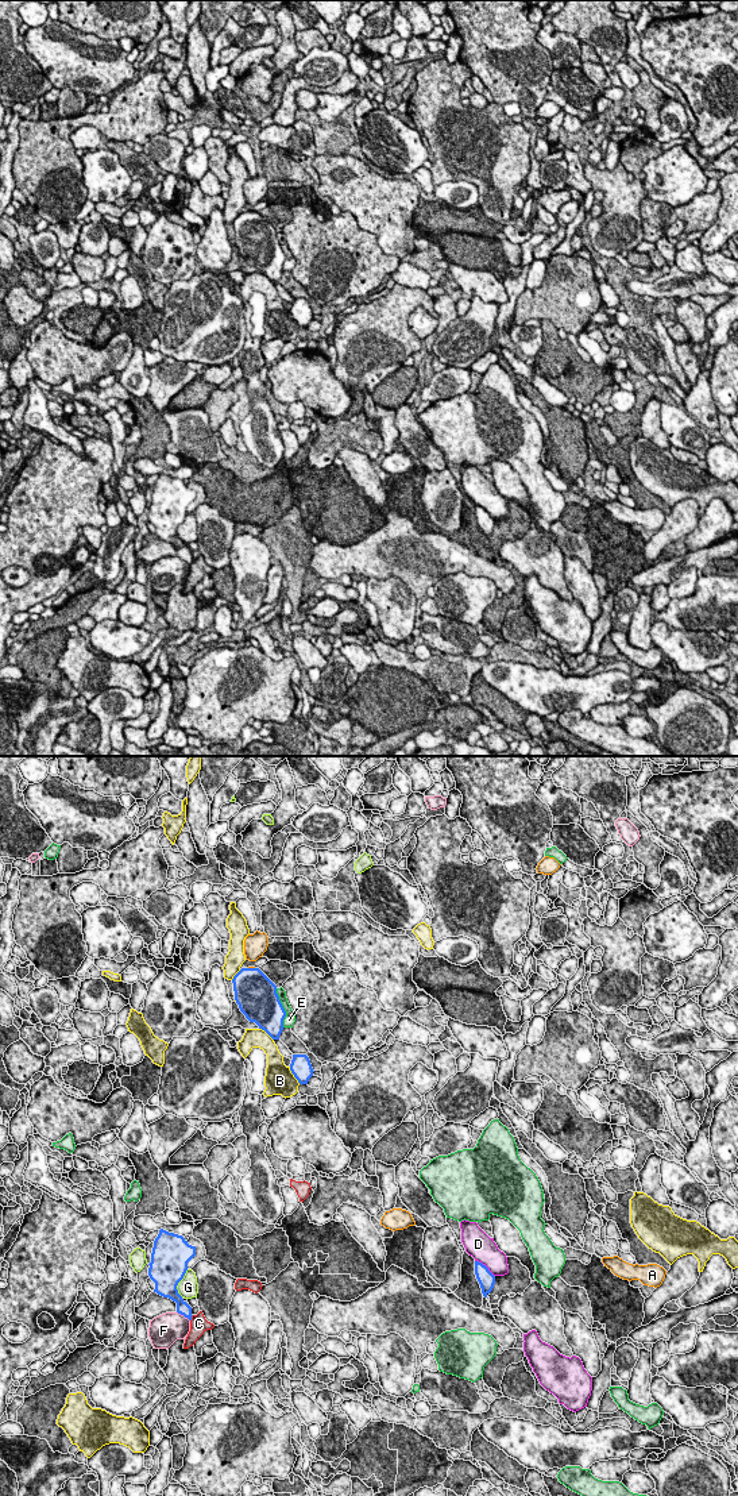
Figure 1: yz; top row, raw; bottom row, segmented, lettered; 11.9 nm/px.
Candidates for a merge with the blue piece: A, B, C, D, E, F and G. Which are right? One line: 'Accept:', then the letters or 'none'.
Accept: none

